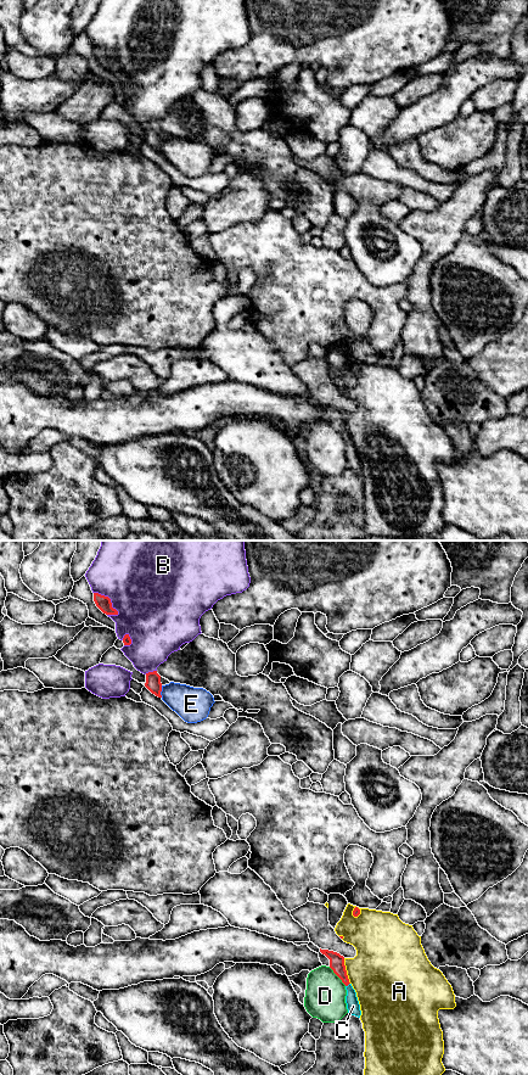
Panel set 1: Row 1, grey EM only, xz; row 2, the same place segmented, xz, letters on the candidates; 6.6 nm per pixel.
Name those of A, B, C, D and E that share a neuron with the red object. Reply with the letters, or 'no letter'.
C

